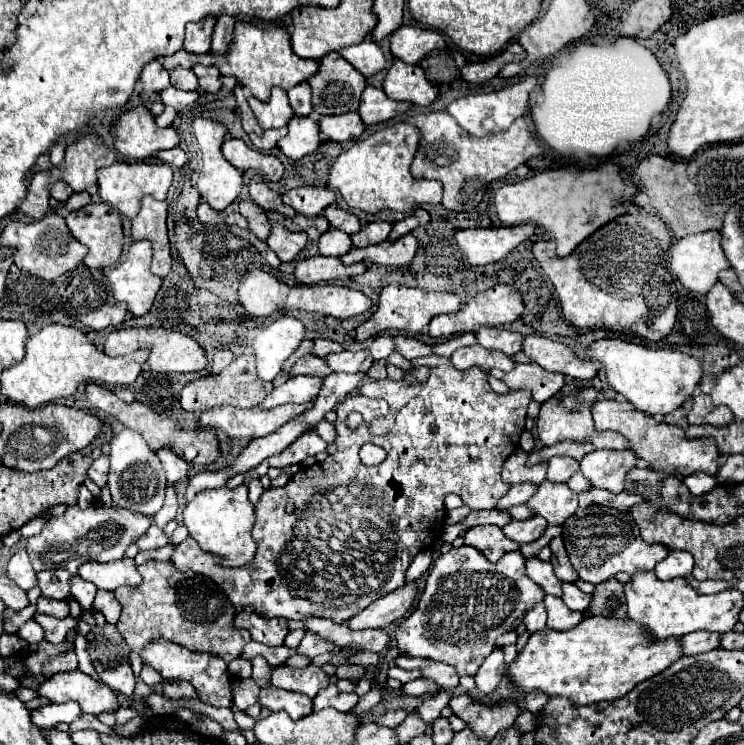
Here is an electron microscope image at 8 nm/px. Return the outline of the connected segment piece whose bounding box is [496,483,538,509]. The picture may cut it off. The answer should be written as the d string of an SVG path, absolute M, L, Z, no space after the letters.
M516 483L510 487L510 491L498 501L496 507L500 509L510 509L514 505L520 505L520 503L526 503L534 491L538 491L538 483Z

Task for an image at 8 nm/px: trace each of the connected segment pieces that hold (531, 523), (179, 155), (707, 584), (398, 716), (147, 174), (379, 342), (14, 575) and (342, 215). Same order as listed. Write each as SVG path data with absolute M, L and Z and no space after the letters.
M534 515L534 517L524 519L524 521L512 519L506 527L502 527L502 531L506 537L510 537L522 545L522 543L532 543L538 537L542 537L546 525L548 525L546 519L542 519L540 515Z
M174 147L174 149L162 149L156 153L158 159L162 159L164 163L168 165L176 165L176 167L182 167L186 163L186 153L180 149L180 147Z
M686 577L686 581L688 581L694 589L698 589L700 593L716 593L716 591L720 591L720 589L718 589L720 583L716 583L716 581L696 581L694 577Z
M396 709L396 711L388 711L378 719L378 725L386 725L386 727L398 727L398 723L402 723L406 719L408 711L406 709Z
M116 161L110 167L98 169L98 193L100 199L108 205L112 205L116 211L132 219L138 209L140 209L140 199L142 195L152 195L154 199L166 199L166 193L172 185L172 169L168 165L158 165L158 163L124 163Z
M380 335L380 337L376 337L368 351L370 351L374 361L386 359L394 351L394 337L392 335Z
M20 549L20 551L16 551L12 555L12 559L8 561L8 567L6 567L6 575L12 581L16 581L16 585L22 587L24 591L28 591L34 585L38 585L36 571L32 569L32 563L30 563L30 559L28 559L28 555L26 555L24 549Z
M336 205L326 207L326 211L322 215L330 221L330 225L334 229L346 231L348 235L354 235L356 231L360 231L360 219L354 213L348 213L348 211L344 211L344 209L336 207Z

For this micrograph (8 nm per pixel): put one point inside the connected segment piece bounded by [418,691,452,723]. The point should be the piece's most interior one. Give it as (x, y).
(430, 709)

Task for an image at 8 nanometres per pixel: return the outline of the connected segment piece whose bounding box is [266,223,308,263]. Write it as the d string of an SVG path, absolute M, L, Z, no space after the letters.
M276 223L272 227L272 235L266 239L268 247L280 257L280 261L292 261L306 245L308 241L308 233L292 233L286 231L286 227L282 227L282 223Z

